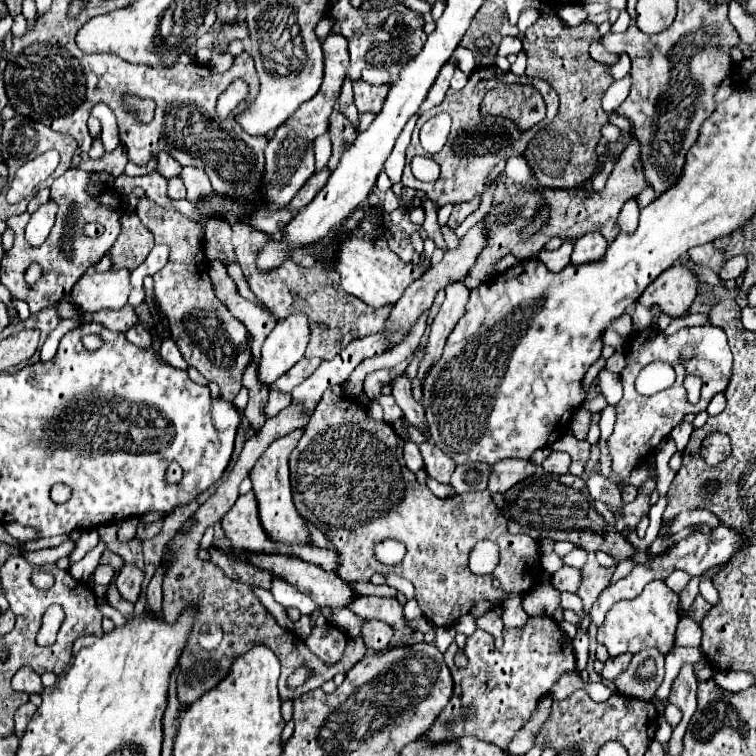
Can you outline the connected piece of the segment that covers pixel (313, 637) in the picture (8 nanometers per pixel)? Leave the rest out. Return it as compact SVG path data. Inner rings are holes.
M326 623L326 625L320 625L320 627L316 625L312 629L312 633L304 639L304 643L324 663L334 665L346 649L346 635L336 625Z

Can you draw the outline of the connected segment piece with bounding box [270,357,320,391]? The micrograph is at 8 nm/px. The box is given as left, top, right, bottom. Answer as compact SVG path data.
M304 357L300 359L288 373L284 373L284 377L280 377L270 389L278 389L278 391L292 391L296 385L300 385L308 375L314 373L314 369L320 365L318 357Z

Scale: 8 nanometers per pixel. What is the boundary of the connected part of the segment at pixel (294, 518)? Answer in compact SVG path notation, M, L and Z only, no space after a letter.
M298 429L286 437L276 439L264 453L262 457L256 461L256 465L250 471L250 479L252 479L252 491L256 495L258 501L258 517L260 517L260 525L266 531L266 535L272 541L278 543L286 543L286 545L308 545L310 541L310 531L306 527L306 521L296 513L296 507L292 503L292 493L290 493L290 471L288 471L288 457L292 453L292 449L296 447L298 439L302 437L304 429Z

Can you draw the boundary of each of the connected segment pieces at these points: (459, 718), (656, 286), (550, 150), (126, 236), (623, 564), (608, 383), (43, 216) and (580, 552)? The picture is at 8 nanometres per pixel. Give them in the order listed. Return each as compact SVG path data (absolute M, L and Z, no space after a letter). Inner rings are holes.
M534 615L524 627L506 629L502 637L504 643L496 647L490 633L476 629L462 647L462 653L468 657L464 669L456 669L454 665L454 655L460 647L456 647L456 643L448 647L444 661L454 677L454 695L432 729L428 729L426 737L430 741L446 743L462 735L472 735L506 749L518 729L534 713L538 699L542 699L566 671L576 667L572 639L560 631L550 615Z
M682 265L664 271L640 297L640 305L658 305L668 317L682 317L694 303L698 279Z
M540 17L536 25L524 33L522 45L524 53L528 55L526 77L538 77L550 83L560 97L558 115L546 125L546 131L554 135L540 135L538 131L528 141L522 155L542 187L572 189L572 185L580 185L600 173L596 145L602 137L602 127L608 123L608 113L602 109L600 101L606 89L612 85L612 77L606 73L608 65L596 63L588 55L588 47L596 37L600 37L596 25L584 21L578 27L564 27L560 17ZM546 43L564 45L548 47Z
M124 213L122 215L122 231L120 237L114 241L110 249L110 259L112 267L110 269L128 269L134 271L150 253L154 247L152 235L144 225L140 225L140 219L136 213Z
M624 559L624 561L620 561L618 563L618 567L616 567L616 571L614 571L614 575L612 575L612 581L610 583L616 583L618 579L622 579L622 577L626 577L630 571L632 571L632 567L634 567L636 563L632 561L632 559Z
M606 369L600 371L600 389L602 389L602 395L604 399L608 401L608 405L616 405L620 399L622 399L622 383L620 383L620 377L617 374L610 373Z
M48 201L30 217L30 221L26 225L26 241L30 245L42 245L42 241L48 237L52 225L54 225L56 211L58 211L58 205L54 201Z
M574 549L572 553L568 553L568 555L562 557L562 565L580 569L580 567L586 563L586 559L588 559L588 551L584 551L584 549Z

